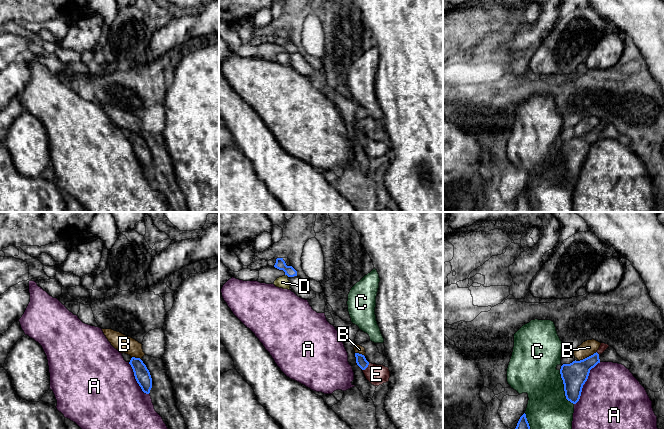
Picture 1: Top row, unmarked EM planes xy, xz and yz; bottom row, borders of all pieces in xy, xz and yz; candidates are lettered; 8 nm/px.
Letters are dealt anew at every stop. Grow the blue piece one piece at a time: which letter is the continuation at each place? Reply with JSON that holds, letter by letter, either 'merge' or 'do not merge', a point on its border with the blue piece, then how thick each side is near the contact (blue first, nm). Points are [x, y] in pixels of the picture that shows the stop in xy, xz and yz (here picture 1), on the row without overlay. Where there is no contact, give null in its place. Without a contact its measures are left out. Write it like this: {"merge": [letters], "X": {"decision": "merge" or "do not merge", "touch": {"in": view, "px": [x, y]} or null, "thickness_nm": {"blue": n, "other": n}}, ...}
{"merge": ["E"], "A": {"decision": "do not merge", "touch": {"in": "yz", "px": [585, 157]}, "thickness_nm": {"blue": 200, "other": 500}}, "B": {"decision": "do not merge", "touch": {"in": "yz", "px": [587, 133]}, "thickness_nm": {"blue": 200, "other": 120}}, "C": {"decision": "do not merge", "touch": {"in": "yz", "px": [564, 164]}, "thickness_nm": {"blue": 200, "other": 360}}, "D": {"decision": "do not merge", "touch": {"in": "xz", "px": [287, 51]}, "thickness_nm": {"blue": 90, "other": 100}}, "E": {"decision": "merge", "touch": {"in": "xz", "px": [366, 143]}, "thickness_nm": {"blue": 90, "other": 160}}}

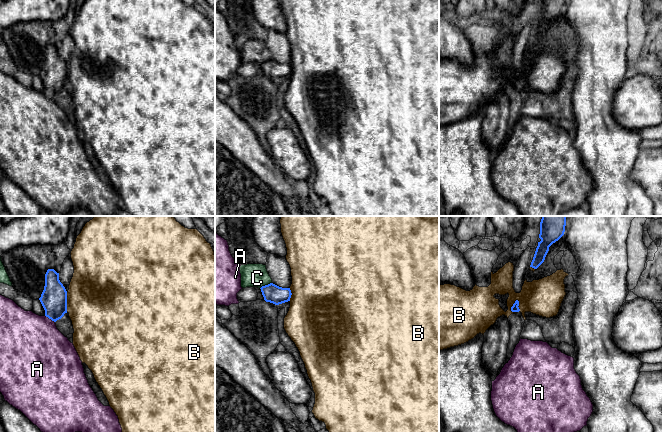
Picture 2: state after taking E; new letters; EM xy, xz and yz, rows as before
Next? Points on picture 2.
{"merge": [], "A": {"decision": "do not merge", "touch": {"in": "xy", "px": [50, 94]}, "thickness_nm": {"blue": 200, "other": 460}}, "B": {"decision": "do not merge", "touch": {"in": "yz", "px": [512, 82]}, "thickness_nm": {"blue": 60, "other": 300}}, "C": {"decision": "do not merge", "touch": {"in": "xz", "px": [265, 61]}, "thickness_nm": {"blue": 150, "other": 190}}}

